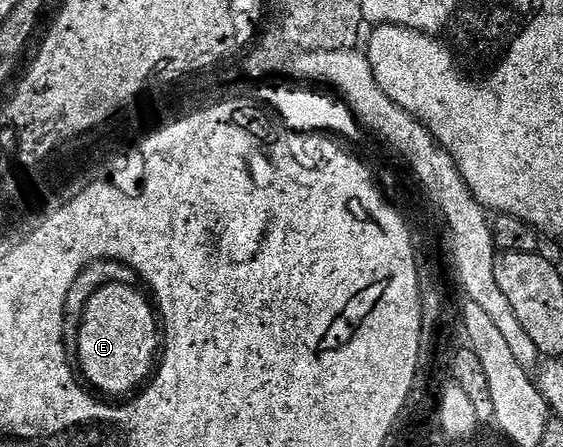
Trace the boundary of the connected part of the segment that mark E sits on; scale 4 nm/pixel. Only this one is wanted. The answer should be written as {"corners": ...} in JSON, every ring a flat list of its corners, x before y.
{"corners":[[110,283,101,286,85,306,79,328,79,358,76,361,81,375,96,388,99,393,112,398,120,398,137,391,150,377,156,366,160,350,160,324,151,304,133,285]]}

